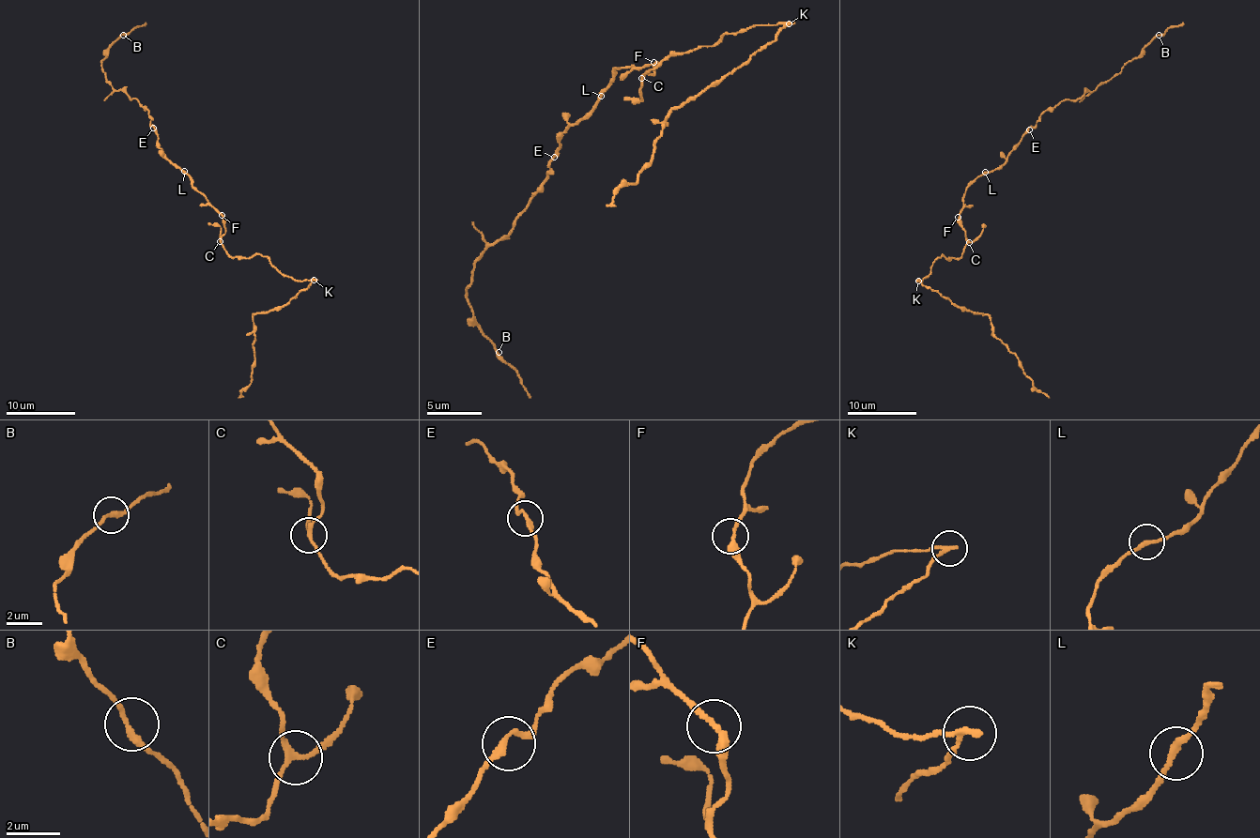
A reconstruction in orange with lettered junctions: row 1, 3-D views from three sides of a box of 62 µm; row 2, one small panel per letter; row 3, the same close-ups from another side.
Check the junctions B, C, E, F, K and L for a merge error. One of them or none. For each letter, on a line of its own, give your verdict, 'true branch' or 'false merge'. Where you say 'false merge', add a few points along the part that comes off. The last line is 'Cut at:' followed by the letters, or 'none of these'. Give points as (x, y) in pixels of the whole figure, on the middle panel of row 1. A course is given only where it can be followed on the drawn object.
B: true branch
C: true branch
E: true branch
F: true branch
K: false merge; course (790, 22), (771, 41), (732, 71), (668, 115), (651, 160), (606, 206)
L: true branch
Cut at: K

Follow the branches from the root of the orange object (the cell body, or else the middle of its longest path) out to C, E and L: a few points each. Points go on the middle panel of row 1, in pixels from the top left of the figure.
C: (652, 65), (655, 68), (653, 73), (641, 78)
E: (652, 65), (616, 68), (615, 76), (601, 99), (562, 134), (559, 143), (560, 148), (554, 157)
L: (652, 65), (616, 68), (615, 76), (601, 96)

